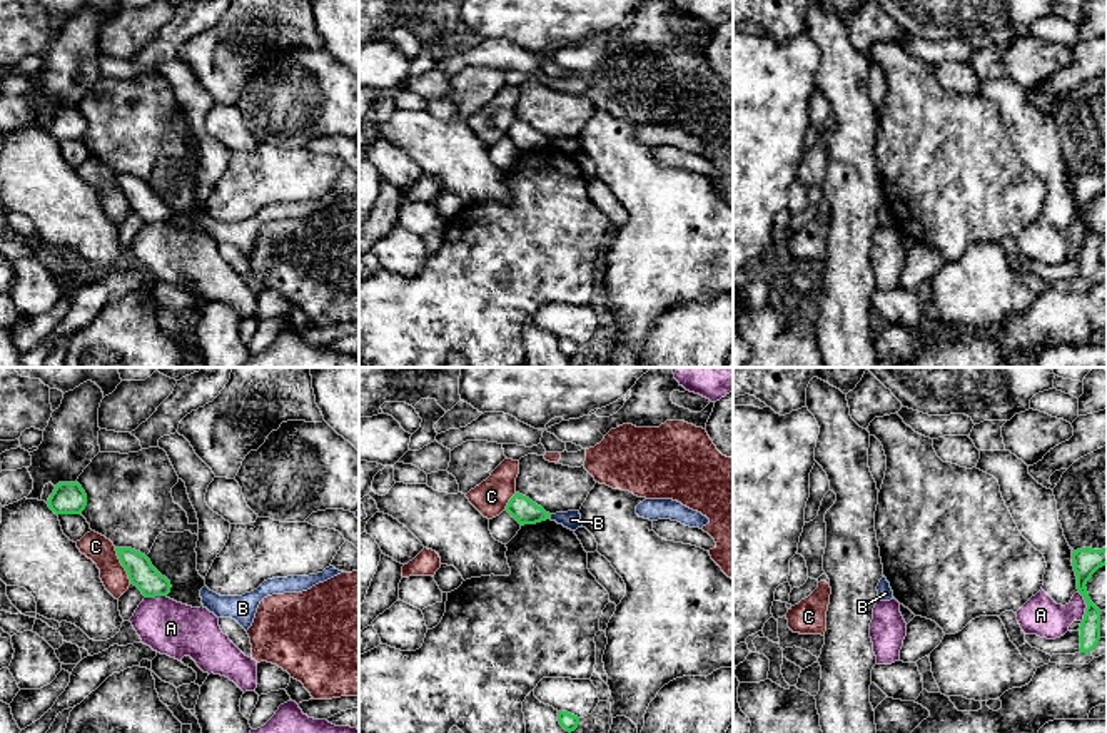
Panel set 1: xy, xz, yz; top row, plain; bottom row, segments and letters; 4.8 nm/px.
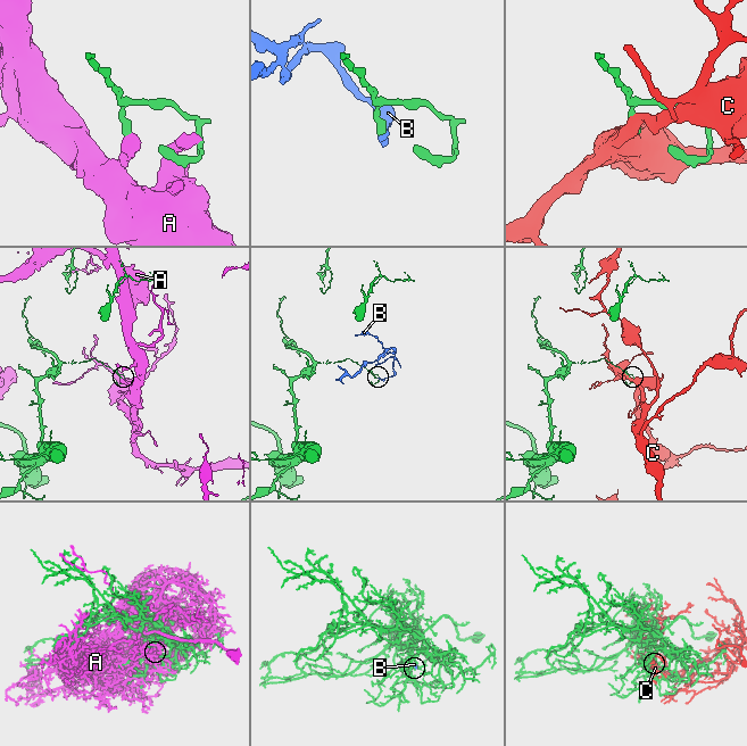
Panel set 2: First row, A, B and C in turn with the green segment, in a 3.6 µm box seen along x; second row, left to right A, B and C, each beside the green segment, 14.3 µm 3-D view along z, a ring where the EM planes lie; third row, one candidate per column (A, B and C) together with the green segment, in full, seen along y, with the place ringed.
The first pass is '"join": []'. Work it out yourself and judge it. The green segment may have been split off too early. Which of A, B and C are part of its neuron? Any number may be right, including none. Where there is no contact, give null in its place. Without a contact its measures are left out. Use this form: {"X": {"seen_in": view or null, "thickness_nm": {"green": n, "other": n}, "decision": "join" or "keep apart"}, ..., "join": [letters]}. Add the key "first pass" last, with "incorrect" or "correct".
{"A": {"seen_in": "xy", "thickness_nm": {"green": 130, "other": 260}, "decision": "keep apart"}, "B": {"seen_in": "xz", "thickness_nm": {"green": 120, "other": 90}, "decision": "keep apart"}, "C": {"seen_in": "xy", "thickness_nm": {"green": 130, "other": 130}, "decision": "keep apart"}, "join": [], "first pass": "correct"}

